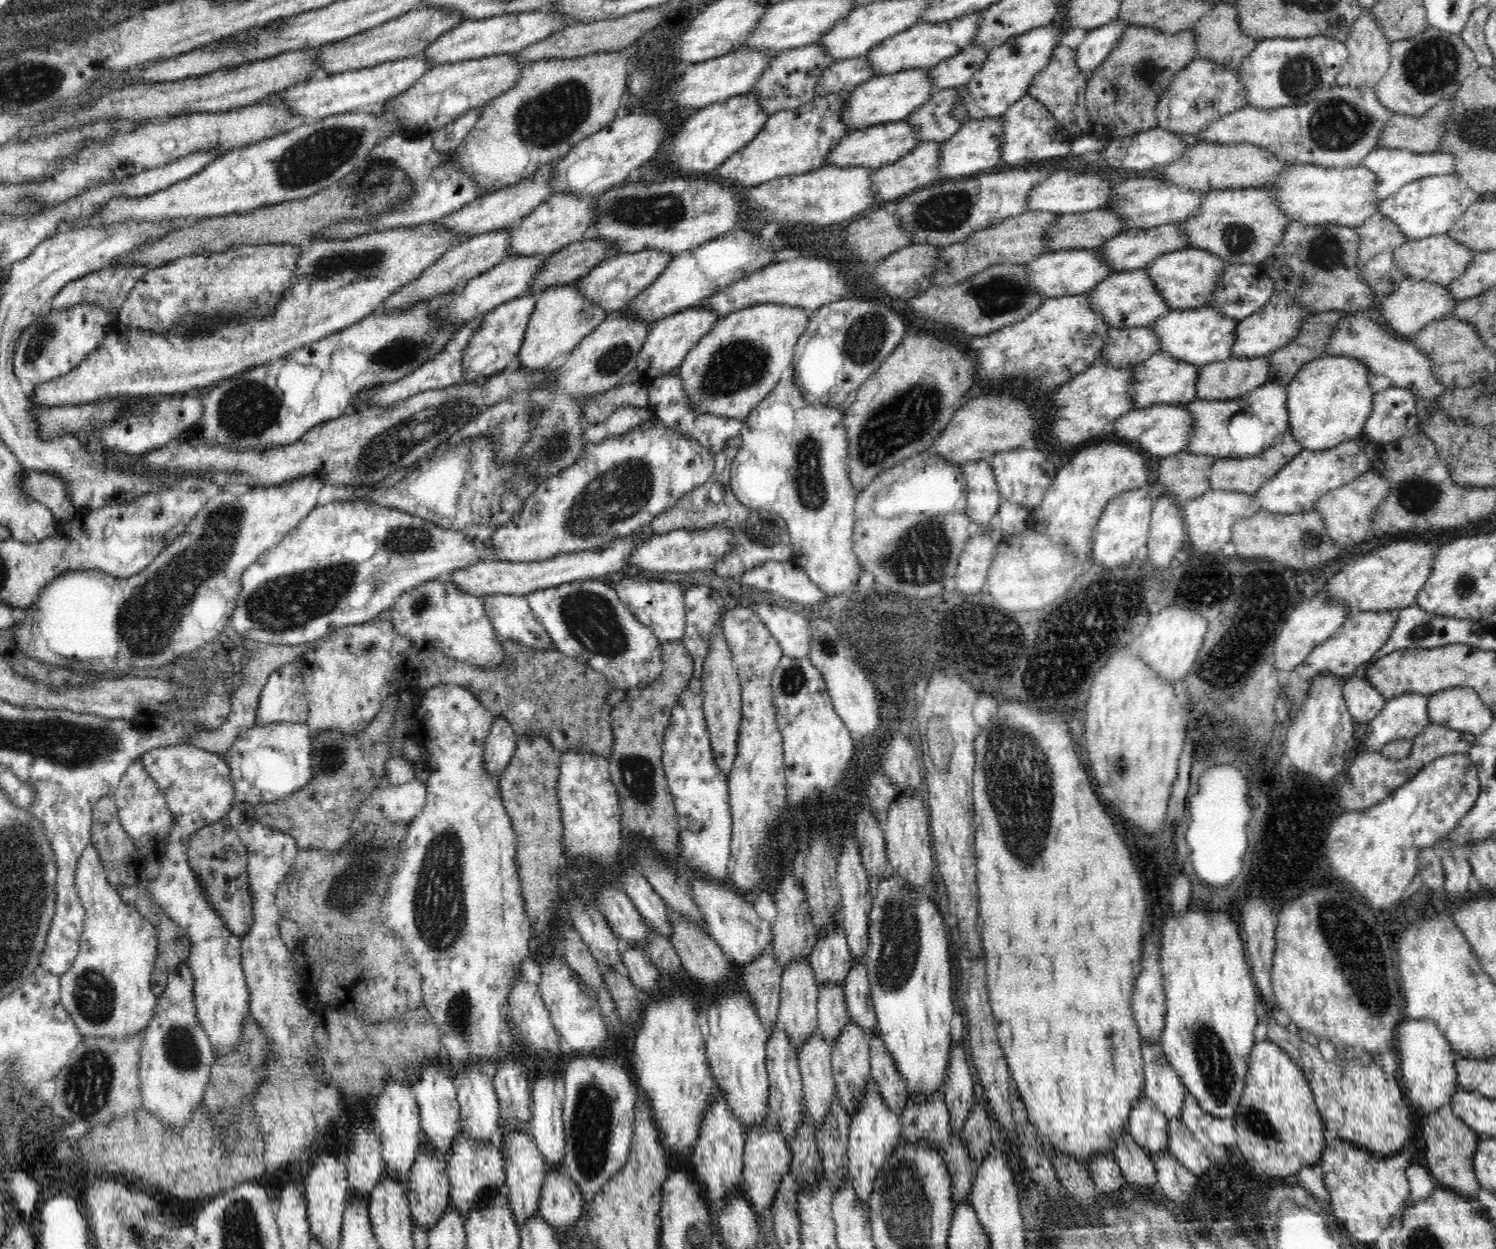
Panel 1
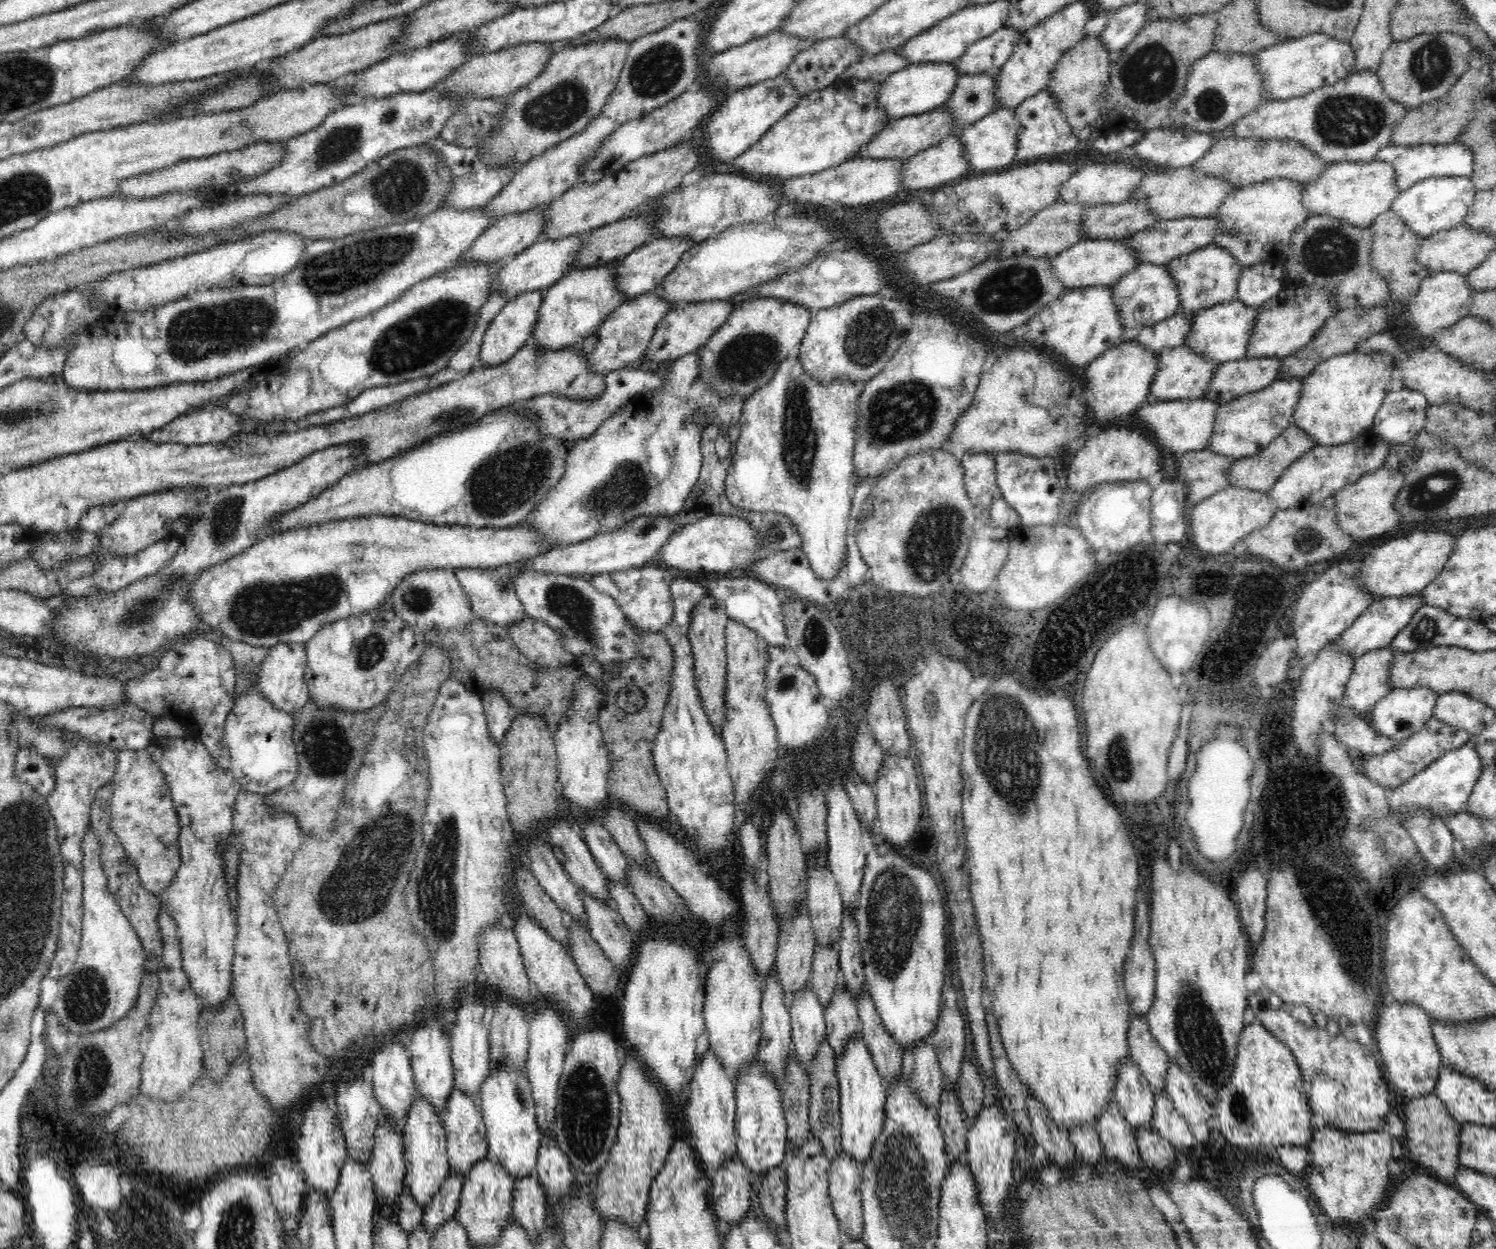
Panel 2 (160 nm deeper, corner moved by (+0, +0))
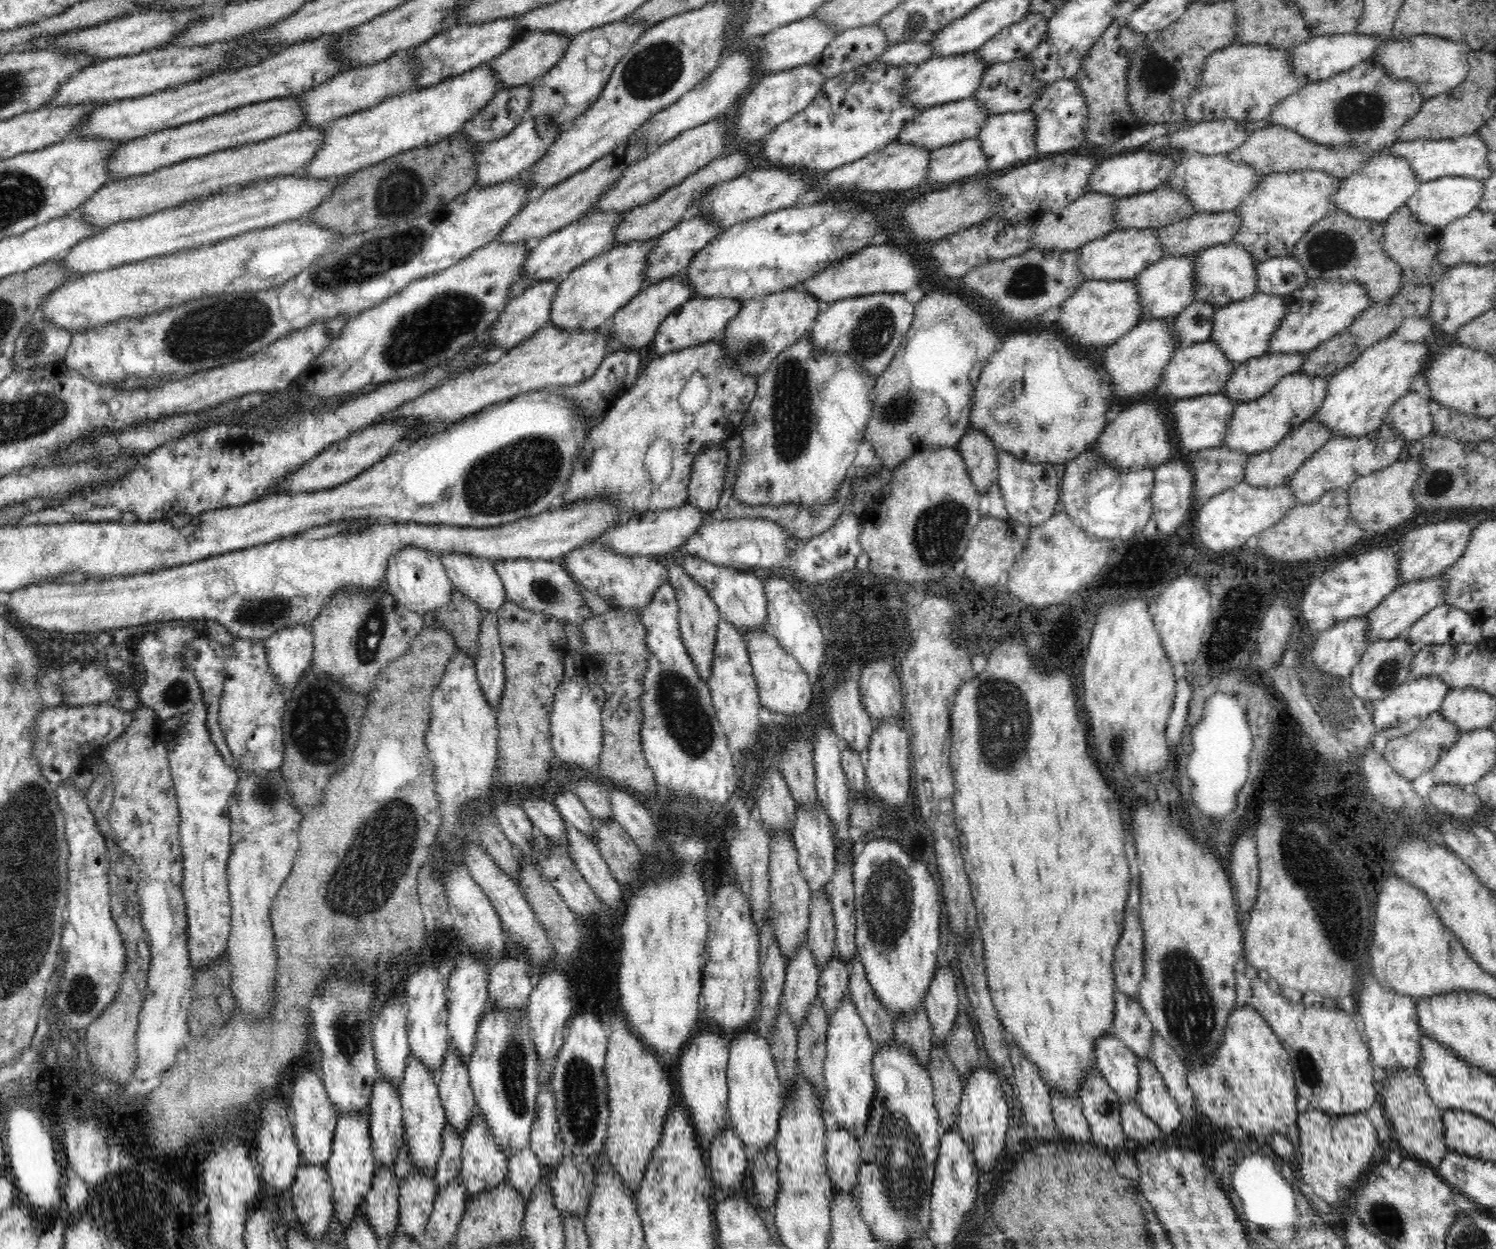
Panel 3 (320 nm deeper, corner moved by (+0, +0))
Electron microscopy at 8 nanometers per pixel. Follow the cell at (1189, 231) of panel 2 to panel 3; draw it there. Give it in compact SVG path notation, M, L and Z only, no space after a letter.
M1238 211L1196 212L1192 216L1159 229L1158 241L1162 243L1162 251L1166 256L1196 256L1202 250L1224 244L1233 240L1242 226L1242 217Z

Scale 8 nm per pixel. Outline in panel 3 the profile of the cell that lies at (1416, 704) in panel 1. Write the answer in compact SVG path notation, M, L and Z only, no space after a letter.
M1424 676L1411 682L1401 684L1382 700L1374 701L1373 723L1378 735L1387 739L1396 739L1413 732L1418 725L1428 718L1430 713L1440 710L1444 696L1450 690L1450 685L1444 683L1436 676Z

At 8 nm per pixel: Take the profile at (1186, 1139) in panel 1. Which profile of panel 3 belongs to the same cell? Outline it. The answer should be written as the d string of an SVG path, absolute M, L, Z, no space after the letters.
M1137 1056L1137 1067L1138 1074L1140 1074L1140 1080L1138 1080L1138 1104L1141 1107L1142 1113L1148 1116L1163 1133L1176 1132L1180 1125L1182 1125L1183 1115L1175 1099L1168 1091L1163 1077L1158 1072L1157 1066L1150 1059Z

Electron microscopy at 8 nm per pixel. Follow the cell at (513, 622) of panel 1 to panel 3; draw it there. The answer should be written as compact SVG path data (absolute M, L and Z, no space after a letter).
M456 552L438 553L437 555L445 566L454 588L464 593L469 600L472 600L479 607L480 612L498 612L509 601L502 579L498 576L490 560Z

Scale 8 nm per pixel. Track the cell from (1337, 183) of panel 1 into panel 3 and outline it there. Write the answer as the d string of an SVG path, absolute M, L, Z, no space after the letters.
M1380 154L1364 165L1364 168L1360 168L1352 176L1341 180L1341 188L1332 201L1334 201L1334 208L1337 208L1337 212L1344 211L1358 219L1384 222L1388 220L1390 214L1394 214L1398 208L1406 205L1421 184L1408 160Z

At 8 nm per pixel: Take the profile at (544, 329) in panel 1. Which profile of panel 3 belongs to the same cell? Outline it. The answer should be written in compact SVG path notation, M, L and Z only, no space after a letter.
M655 240L632 241L609 246L599 256L574 269L558 284L550 306L550 323L560 329L592 331L610 323L616 311L628 304L644 287L644 269Z

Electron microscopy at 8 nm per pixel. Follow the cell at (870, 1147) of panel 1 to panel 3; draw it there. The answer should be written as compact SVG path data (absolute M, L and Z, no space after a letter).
M849 991L840 1001L839 1007L827 1016L826 1056L824 1057L824 1083L830 1111L838 1121L838 1127L846 1128L852 1135L862 1137L870 1120L870 1108L876 1093L873 1074L875 1053L868 1029L850 999Z

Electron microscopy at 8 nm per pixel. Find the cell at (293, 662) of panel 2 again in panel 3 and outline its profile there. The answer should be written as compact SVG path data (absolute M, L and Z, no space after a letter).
M296 624L278 630L264 642L271 674L278 679L286 701L311 666L314 640L313 624Z

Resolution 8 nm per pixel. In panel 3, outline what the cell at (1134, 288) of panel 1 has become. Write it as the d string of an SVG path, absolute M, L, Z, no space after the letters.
M1165 256L1135 276L1138 299L1142 305L1140 321L1152 317L1159 319L1166 316L1174 317L1196 300L1196 295L1194 295L1196 292L1194 266L1194 256Z

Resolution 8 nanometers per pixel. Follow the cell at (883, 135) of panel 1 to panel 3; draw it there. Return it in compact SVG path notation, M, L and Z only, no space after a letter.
M968 97L936 105L935 107L921 110L919 116L914 121L906 124L906 127L899 135L898 142L918 146L919 148L926 148L933 152L938 148L978 137L982 128L985 128L989 116L986 109L978 103L976 97Z

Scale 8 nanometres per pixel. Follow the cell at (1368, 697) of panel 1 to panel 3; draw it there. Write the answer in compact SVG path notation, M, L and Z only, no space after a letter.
M1407 631L1402 632L1394 640L1376 640L1369 642L1366 652L1362 655L1360 663L1354 666L1351 674L1350 687L1354 695L1360 697L1364 702L1374 702L1382 700L1390 692L1401 686L1401 684L1411 682L1411 665L1414 654L1417 652L1409 642Z

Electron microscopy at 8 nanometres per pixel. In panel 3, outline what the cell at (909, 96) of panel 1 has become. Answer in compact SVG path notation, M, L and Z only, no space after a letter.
M976 51L945 57L932 56L910 68L906 78L906 97L920 110L972 97L978 90L988 67Z

